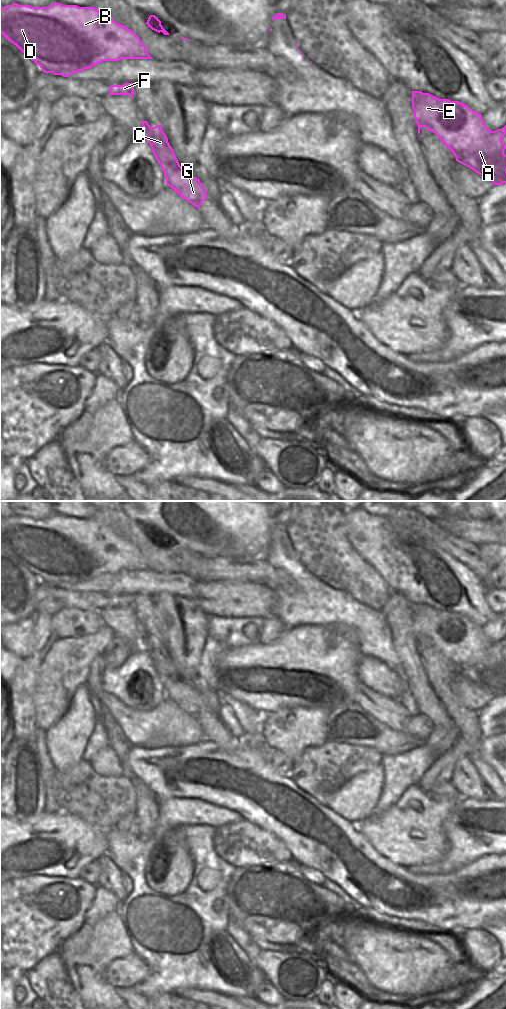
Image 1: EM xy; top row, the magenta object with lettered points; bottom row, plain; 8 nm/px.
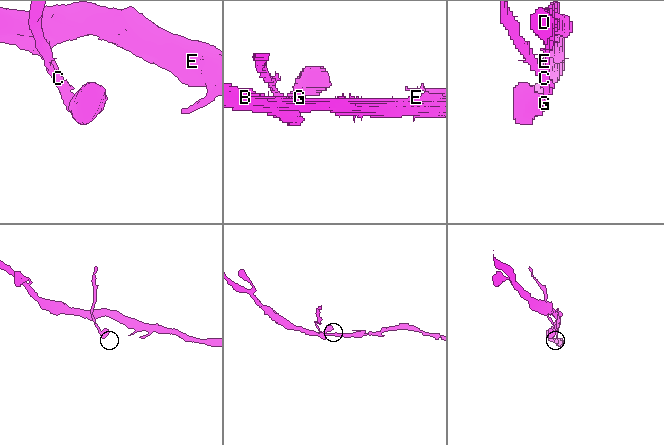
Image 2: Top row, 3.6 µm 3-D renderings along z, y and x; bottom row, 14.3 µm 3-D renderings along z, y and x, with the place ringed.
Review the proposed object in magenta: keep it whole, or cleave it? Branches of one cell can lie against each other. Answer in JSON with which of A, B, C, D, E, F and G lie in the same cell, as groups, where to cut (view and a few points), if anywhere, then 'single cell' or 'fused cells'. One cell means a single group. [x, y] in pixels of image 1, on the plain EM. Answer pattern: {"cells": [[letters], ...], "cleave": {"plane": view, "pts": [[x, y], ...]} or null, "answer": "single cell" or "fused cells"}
{"cells": [["A", "B", "C", "D", "E", "F", "G"]], "cleave": null, "answer": "single cell"}

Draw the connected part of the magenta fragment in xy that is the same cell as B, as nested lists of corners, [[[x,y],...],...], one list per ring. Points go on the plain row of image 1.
[[[56,514],[47,519],[13,515],[0,521],[0,544],[43,584],[63,589],[103,573],[153,571],[136,545],[93,519]]]

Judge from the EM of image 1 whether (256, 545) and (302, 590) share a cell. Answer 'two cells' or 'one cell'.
two cells

